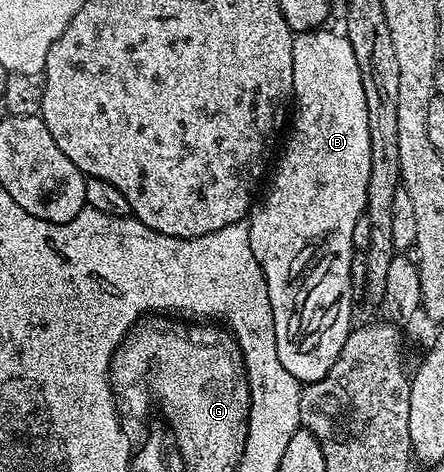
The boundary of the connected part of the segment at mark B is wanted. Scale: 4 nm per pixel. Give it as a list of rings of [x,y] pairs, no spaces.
[[[321,26],[310,32],[297,32],[292,37],[292,53],[294,54],[294,82],[292,95],[296,104],[296,121],[292,124],[289,134],[289,144],[285,146],[280,156],[280,165],[276,168],[276,177],[272,180],[272,189],[264,201],[255,205],[250,219],[247,221],[250,234],[250,250],[254,250],[254,258],[264,271],[270,294],[270,306],[274,310],[274,334],[278,346],[278,358],[294,378],[304,384],[312,384],[321,380],[334,366],[338,354],[342,354],[344,343],[349,332],[354,327],[352,321],[352,298],[354,291],[351,286],[351,264],[354,255],[352,239],[358,234],[356,223],[361,223],[368,206],[368,187],[370,186],[370,122],[366,119],[366,94],[362,91],[362,73],[358,71],[358,58],[354,58],[354,46],[350,46],[347,36],[339,31],[327,32],[327,27]]]

